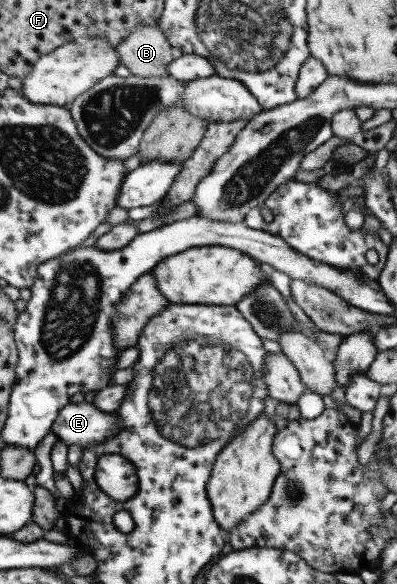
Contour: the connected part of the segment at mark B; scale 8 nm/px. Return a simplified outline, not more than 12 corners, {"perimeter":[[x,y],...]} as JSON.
{"perimeter":[[136,25],[116,44],[122,65],[168,75],[176,54],[158,26]]}

